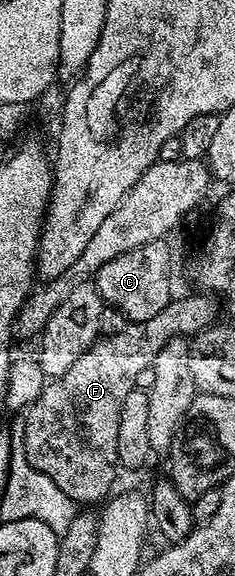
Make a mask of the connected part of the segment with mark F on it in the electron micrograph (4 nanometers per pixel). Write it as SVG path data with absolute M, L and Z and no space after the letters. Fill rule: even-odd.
M208 295L173 298L166 309L150 317L150 321L129 323L126 329L122 329L122 333L97 339L90 349L86 349L86 353L82 353L82 357L78 357L78 361L74 361L71 369L66 369L66 373L62 373L58 379L45 382L43 393L27 408L28 416L22 419L26 461L30 461L34 469L46 473L46 477L50 477L50 481L54 481L54 485L58 485L58 489L62 489L62 493L66 493L66 497L70 497L73 503L99 504L113 494L112 482L118 472L118 417L122 417L122 404L136 390L138 373L152 366L154 357L162 353L166 341L179 335L195 337L204 328L213 326L216 307L218 311L217 300L213 299Z

